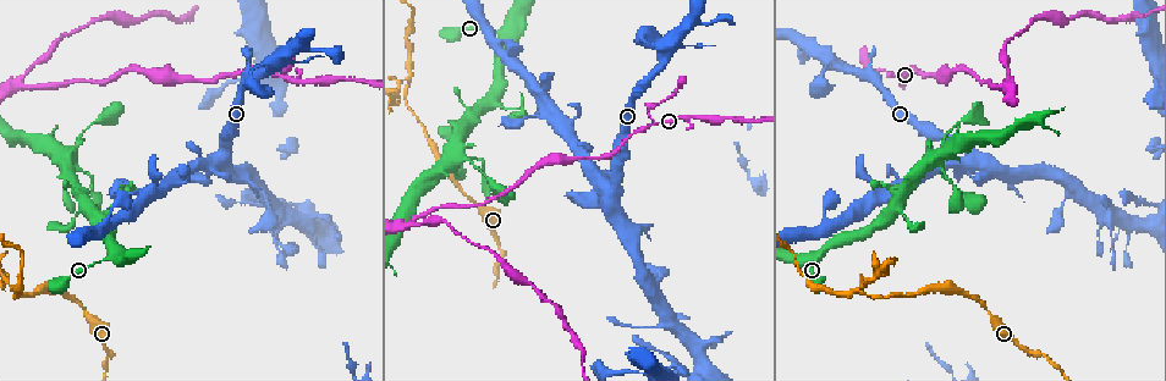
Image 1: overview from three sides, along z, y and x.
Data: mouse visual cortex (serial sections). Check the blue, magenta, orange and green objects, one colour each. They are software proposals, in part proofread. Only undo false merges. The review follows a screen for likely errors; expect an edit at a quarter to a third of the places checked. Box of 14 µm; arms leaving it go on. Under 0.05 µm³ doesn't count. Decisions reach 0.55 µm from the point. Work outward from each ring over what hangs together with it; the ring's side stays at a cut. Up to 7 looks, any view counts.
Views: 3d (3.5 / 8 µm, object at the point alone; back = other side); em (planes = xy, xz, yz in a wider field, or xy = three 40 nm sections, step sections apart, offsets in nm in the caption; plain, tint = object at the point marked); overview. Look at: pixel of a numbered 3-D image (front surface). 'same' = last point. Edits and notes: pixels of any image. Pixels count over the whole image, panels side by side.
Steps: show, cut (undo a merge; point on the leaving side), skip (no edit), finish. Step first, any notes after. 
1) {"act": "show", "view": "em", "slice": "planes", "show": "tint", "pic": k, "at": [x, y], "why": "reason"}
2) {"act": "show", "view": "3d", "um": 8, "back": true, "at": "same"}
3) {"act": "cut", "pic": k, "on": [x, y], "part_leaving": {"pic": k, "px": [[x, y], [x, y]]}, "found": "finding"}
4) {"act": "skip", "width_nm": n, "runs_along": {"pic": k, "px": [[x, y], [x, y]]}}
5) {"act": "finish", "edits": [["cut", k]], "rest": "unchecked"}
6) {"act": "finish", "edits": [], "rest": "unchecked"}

{"act": "show", "view": "3d", "um": 8, "pic": 1, "at": [68, 154], "why": "small branch off a trunk"}

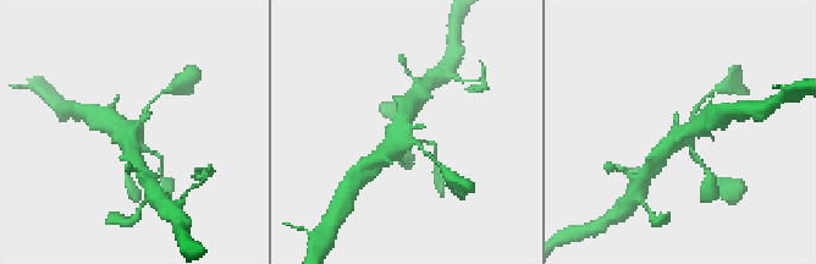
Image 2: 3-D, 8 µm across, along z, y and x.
{"act": "show", "view": "3d", "um": 3.5, "pic": 2, "at": [130, 133]}

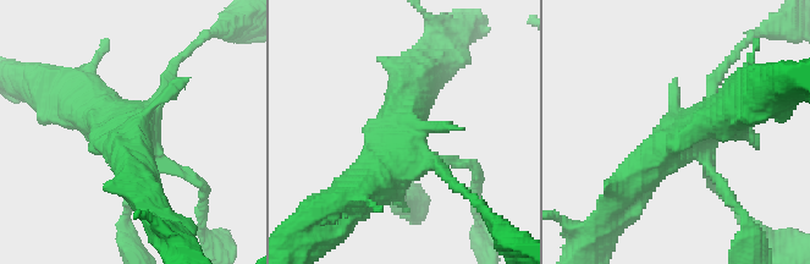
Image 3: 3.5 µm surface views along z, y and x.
{"act": "show", "view": "em", "slice": "xy", "step": 2, "show": "tint", "pic": 3, "at": [697, 128]}

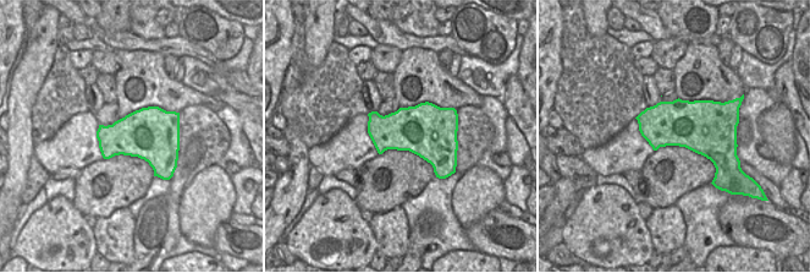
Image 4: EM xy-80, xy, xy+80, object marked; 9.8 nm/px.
{"act": "skip", "found": "one cell here"}

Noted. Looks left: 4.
{"act": "show", "view": "3d", "um": 3.5, "pic": 1, "at": [18, 84], "why": "branch point"}

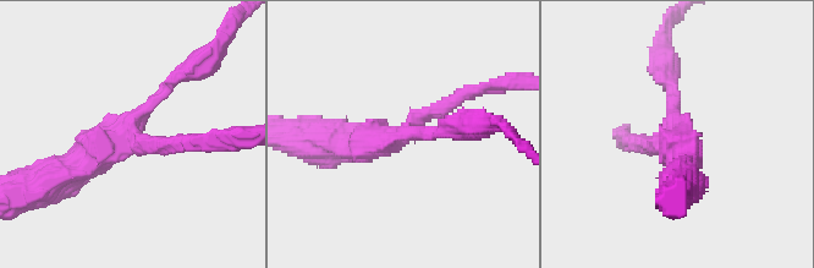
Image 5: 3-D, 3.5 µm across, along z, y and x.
{"act": "show", "view": "em", "slice": "xy", "step": 2, "show": "tint", "pic": 5, "at": [404, 131], "arms": 3, "arm_widths_nm": [150, 200, 400], "why": "shape alone is not enough"}

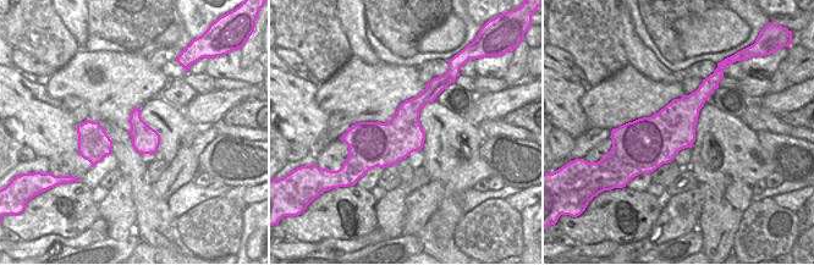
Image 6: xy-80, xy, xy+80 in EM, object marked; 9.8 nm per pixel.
{"act": "skip", "found": "one cell here"}

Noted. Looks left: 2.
{"act": "show", "view": "3d", "um": 3.5, "pic": 1, "at": [1003, 42]}

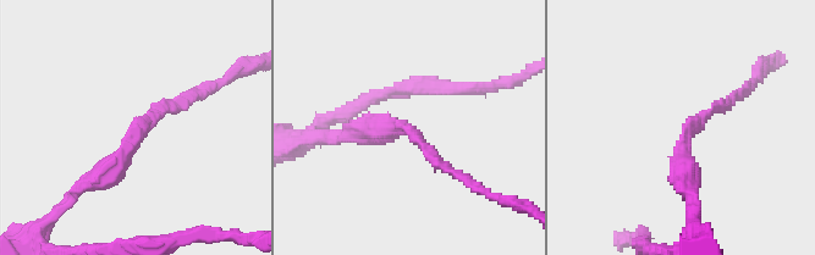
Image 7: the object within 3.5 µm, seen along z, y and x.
{"act": "show", "view": "em", "slice": "xy", "step": 5, "show": "tint", "pic": 7, "at": [685, 135], "arm_widths_nm": [150, 300], "why": "need the tissue"}

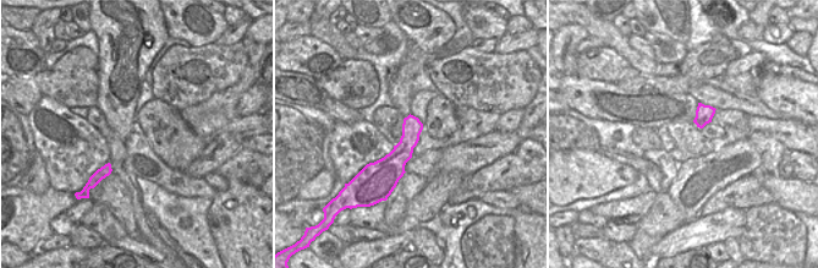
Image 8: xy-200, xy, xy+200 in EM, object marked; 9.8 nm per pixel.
{"act": "skip", "runs_along": {"pic": 7, "px": [[78, 189], [158, 110], [191, 99]]}, "found": "all the same cell"}

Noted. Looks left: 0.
{"act": "finish", "edits": [], "rest": "unchecked"}

